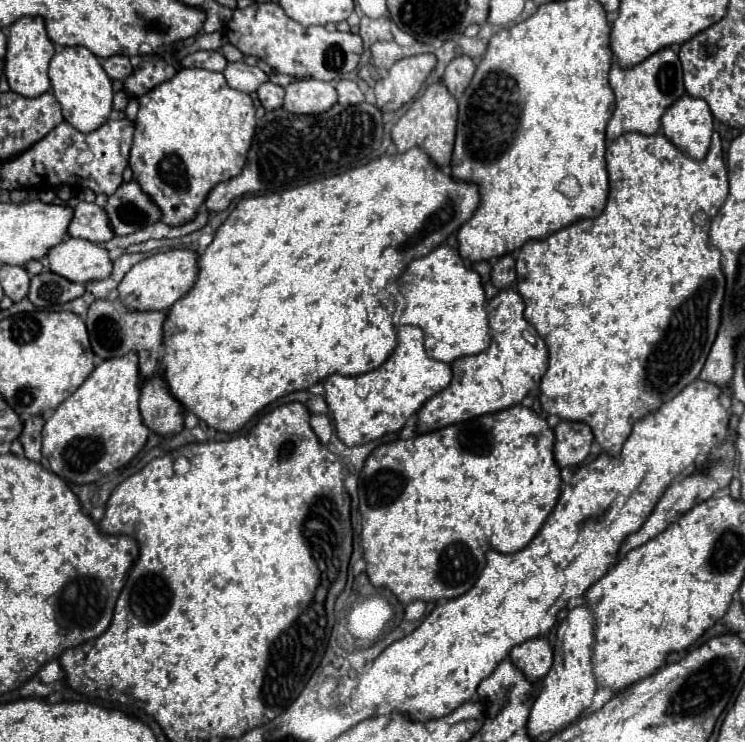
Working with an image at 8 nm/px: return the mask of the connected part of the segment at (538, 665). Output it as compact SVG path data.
M533 638L515 646L509 654L511 662L521 668L529 680L541 680L553 664L553 646L547 638Z

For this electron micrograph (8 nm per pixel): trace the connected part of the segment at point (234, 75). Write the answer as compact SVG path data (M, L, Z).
M231 62L225 70L223 76L227 80L227 84L235 90L241 92L255 92L263 82L267 82L267 74L257 68L257 66L247 66L245 62Z

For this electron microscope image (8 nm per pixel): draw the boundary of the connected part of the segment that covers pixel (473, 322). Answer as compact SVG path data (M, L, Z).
M437 246L431 254L417 258L407 266L397 286L407 300L401 324L419 326L425 332L425 350L429 358L451 364L461 356L479 354L491 344L481 276L465 264L455 248Z

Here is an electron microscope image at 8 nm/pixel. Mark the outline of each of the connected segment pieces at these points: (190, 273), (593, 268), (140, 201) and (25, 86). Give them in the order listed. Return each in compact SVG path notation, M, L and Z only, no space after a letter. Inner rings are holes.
M177 248L153 254L139 264L135 264L117 288L117 300L131 310L161 310L167 312L179 298L183 298L197 282L199 276L199 256L195 250Z
M715 131L712 135L711 148L707 152L707 156L703 160L693 160L689 156L685 156L663 132L657 132L657 134L651 134L651 136L645 136L645 134L639 134L639 132L627 132L623 136L619 136L617 140L613 140L607 148L607 154L605 154L605 160L607 160L607 172L609 172L609 184L611 184L611 190L609 190L609 200L607 200L607 206L605 210L597 216L597 218L589 218L589 220L579 220L579 222L573 222L569 226L565 226L563 230L551 234L549 238L543 238L543 240L529 240L527 244L523 244L519 256L517 256L517 290L519 294L523 296L525 300L525 318L527 322L531 322L535 328L537 328L537 334L545 340L547 348L549 348L549 368L541 380L541 406L545 412L549 414L557 414L561 420L579 420L579 422L587 422L595 434L595 440L601 444L601 448L607 452L607 454L619 454L619 450L623 448L623 442L629 438L631 434L631 428L633 424L643 418L643 414L649 414L651 410L657 410L663 402L671 400L675 394L679 394L679 390L683 390L683 386L687 386L687 382L693 382L699 372L703 370L703 364L711 352L711 346L717 338L717 330L719 330L719 324L721 324L721 304L723 304L723 294L725 294L725 274L721 270L721 252L711 246L709 242L709 226L715 218L715 214L719 212L719 208L725 204L727 200L727 192L729 192L729 184L727 184L727 168L725 168L725 162L723 162L723 152L721 152L721 137Z
M123 182L115 194L109 196L105 212L109 226L117 236L137 232L149 224L159 222L159 208L139 190L137 182Z
M19 18L17 22L13 22L9 26L7 54L5 54L5 76L11 90L25 98L37 98L39 94L45 94L51 88L47 66L53 54L55 48L53 42L47 38L45 24L41 18Z

